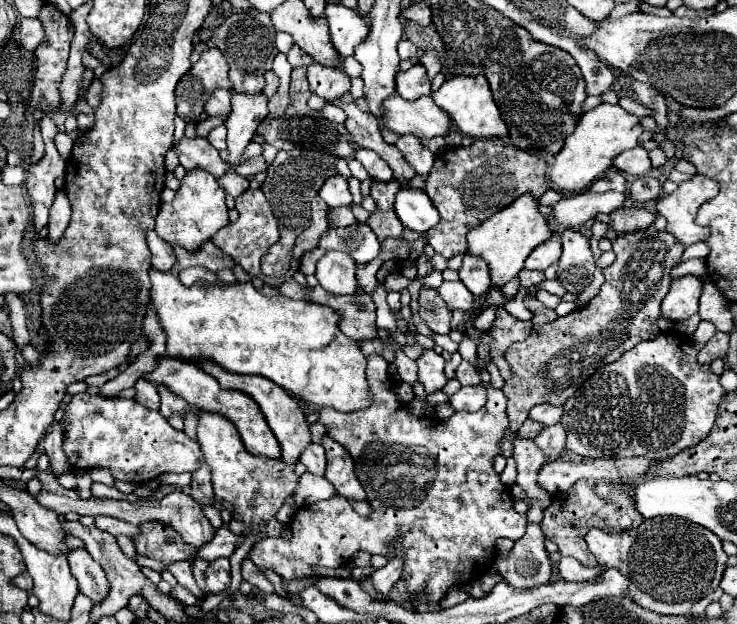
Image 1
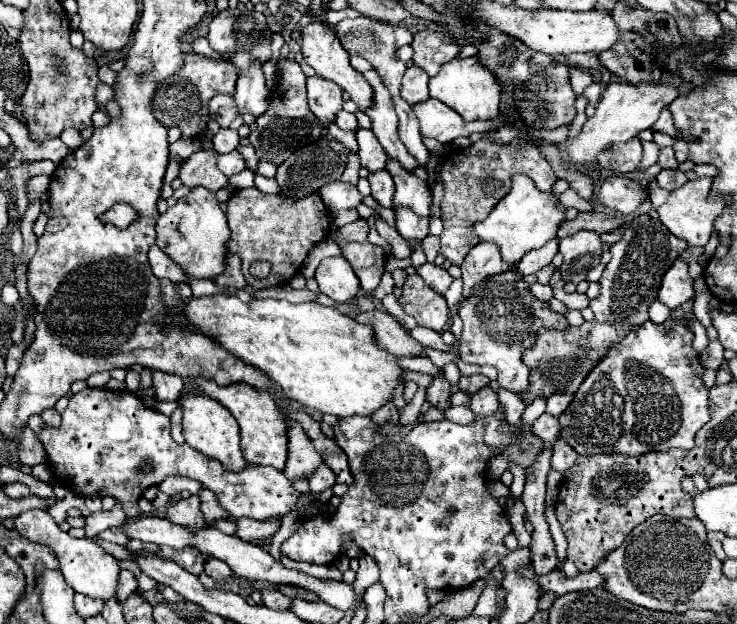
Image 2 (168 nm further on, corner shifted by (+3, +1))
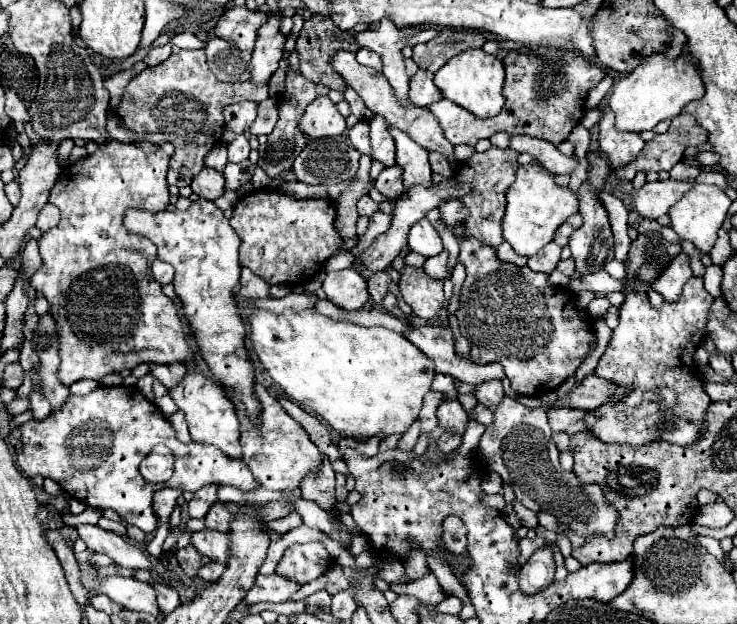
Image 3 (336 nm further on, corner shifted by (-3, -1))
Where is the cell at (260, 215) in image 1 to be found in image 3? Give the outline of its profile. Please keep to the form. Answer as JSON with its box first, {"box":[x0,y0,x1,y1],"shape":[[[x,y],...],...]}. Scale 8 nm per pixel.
{"box":[230,192,344,284],"shape":[[[250,192],[242,196],[234,206],[230,226],[240,236],[240,264],[250,268],[256,276],[272,284],[306,284],[306,278],[288,276],[312,276],[334,254],[342,250],[344,240],[334,226],[334,202],[326,198],[296,200],[282,192]]]}

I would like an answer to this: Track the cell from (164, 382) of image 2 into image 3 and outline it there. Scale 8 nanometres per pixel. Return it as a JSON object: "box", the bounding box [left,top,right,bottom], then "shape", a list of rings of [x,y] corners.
{"box":[148,362,186,388],"shape":[[[174,362],[172,366],[160,366],[160,364],[148,364],[150,366],[150,372],[154,378],[158,378],[166,388],[172,388],[176,386],[176,382],[186,374],[186,366],[184,364],[178,364]]]}

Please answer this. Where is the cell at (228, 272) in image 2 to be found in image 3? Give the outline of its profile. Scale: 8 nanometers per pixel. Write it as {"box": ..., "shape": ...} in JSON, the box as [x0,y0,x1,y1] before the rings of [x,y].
{"box":[238,268,270,304],"shape":[[[242,268],[242,278],[240,278],[240,296],[238,304],[244,304],[248,300],[262,300],[262,298],[270,298],[270,286],[262,280],[256,278],[256,274],[252,274],[248,268]]]}

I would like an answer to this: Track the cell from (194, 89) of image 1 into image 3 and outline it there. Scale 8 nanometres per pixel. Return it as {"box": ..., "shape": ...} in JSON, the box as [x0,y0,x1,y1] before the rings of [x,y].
{"box":[118,50,268,188],"shape":[[[180,50],[170,54],[168,60],[164,60],[158,66],[146,68],[140,76],[136,76],[124,90],[118,116],[122,124],[144,136],[144,134],[154,134],[160,132],[166,136],[166,142],[174,144],[176,152],[170,156],[170,170],[168,170],[168,184],[174,184],[178,188],[190,186],[192,178],[204,168],[204,156],[218,144],[222,142],[222,132],[224,132],[224,106],[240,102],[240,100],[266,100],[268,98],[268,86],[252,86],[252,82],[220,82],[216,76],[208,70],[206,64],[206,54],[204,50]]]}

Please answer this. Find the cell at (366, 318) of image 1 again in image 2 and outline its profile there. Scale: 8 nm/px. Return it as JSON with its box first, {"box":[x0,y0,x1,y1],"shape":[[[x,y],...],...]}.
{"box":[354,310,424,356],"shape":[[[380,310],[358,312],[354,320],[362,324],[368,322],[374,330],[376,344],[394,356],[420,356],[424,350],[388,312]]]}

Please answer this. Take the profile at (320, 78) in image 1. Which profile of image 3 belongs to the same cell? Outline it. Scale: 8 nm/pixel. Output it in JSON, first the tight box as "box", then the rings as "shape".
{"box":[300,96,346,138],"shape":[[[320,96],[308,104],[306,112],[302,114],[300,130],[304,130],[304,134],[310,138],[340,136],[346,130],[346,120],[338,114],[334,102],[328,96]]]}

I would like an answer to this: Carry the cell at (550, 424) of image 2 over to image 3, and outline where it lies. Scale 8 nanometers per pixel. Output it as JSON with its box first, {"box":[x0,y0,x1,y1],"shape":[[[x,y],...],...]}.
{"box":[548,408,588,436],"shape":[[[552,408],[548,410],[548,420],[554,432],[568,432],[570,436],[576,432],[586,430],[584,418],[588,412],[584,410],[572,410],[572,408]]]}

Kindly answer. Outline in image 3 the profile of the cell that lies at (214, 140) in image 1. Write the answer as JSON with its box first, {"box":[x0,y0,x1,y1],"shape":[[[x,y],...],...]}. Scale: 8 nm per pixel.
{"box":[228,134,250,162],"shape":[[[244,134],[236,136],[236,140],[228,144],[228,162],[242,162],[248,158],[248,154],[250,154],[250,144]]]}

